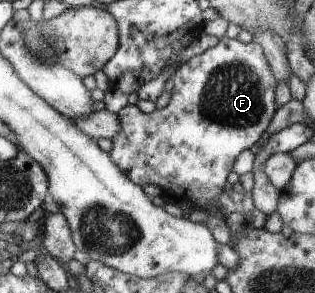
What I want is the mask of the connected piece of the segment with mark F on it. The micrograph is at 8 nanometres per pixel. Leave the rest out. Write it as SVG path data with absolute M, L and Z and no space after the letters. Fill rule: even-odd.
M229 34L219 39L218 45L207 49L204 53L192 57L190 61L187 61L180 66L171 79L174 81L174 89L172 89L172 97L170 97L170 103L164 107L164 109L155 109L152 113L142 113L137 106L126 105L116 115L120 119L120 133L112 137L112 149L108 152L111 156L112 161L116 163L116 167L120 168L120 171L124 172L124 175L128 176L128 179L132 180L132 183L140 183L142 187L144 185L154 184L162 190L163 195L170 197L176 201L186 201L188 204L194 206L200 211L209 212L211 215L220 212L220 199L218 195L222 193L224 185L226 185L226 177L230 173L230 167L234 165L236 157L244 151L244 149L251 149L252 145L258 143L258 139L264 135L264 131L271 126L272 119L275 118L276 106L275 91L277 80L275 79L274 73L270 68L267 60L266 50L252 40L251 43L240 43L237 39L232 38Z

